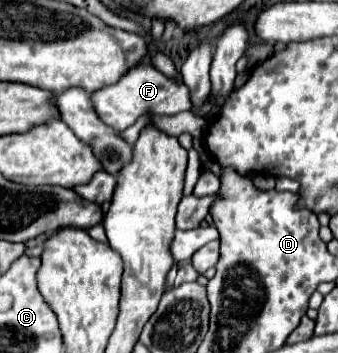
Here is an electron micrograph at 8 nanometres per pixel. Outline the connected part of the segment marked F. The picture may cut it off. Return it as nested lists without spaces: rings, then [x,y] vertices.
[[[141,63],[133,67],[127,75],[119,79],[119,83],[103,87],[91,95],[93,107],[97,115],[113,129],[125,131],[139,119],[141,115],[175,115],[179,111],[187,111],[191,101],[189,101],[189,91],[185,85],[177,85],[173,79],[165,77],[161,71],[157,71],[149,63]]]

